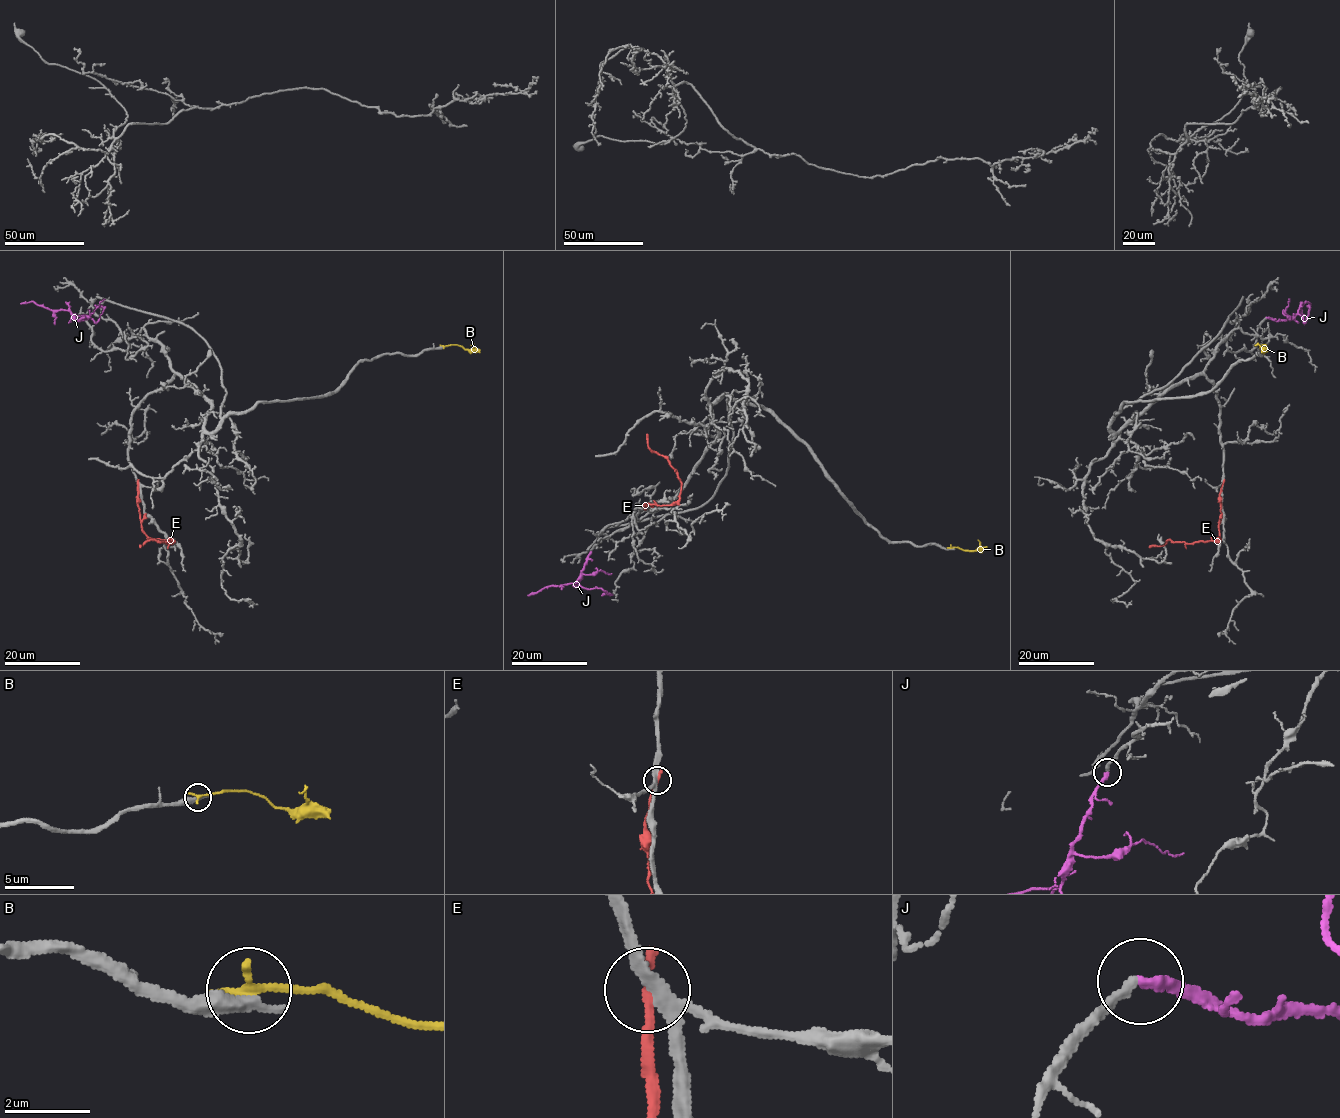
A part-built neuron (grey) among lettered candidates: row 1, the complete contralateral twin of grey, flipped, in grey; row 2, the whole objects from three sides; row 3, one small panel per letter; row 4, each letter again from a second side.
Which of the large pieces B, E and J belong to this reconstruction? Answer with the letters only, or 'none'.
J

